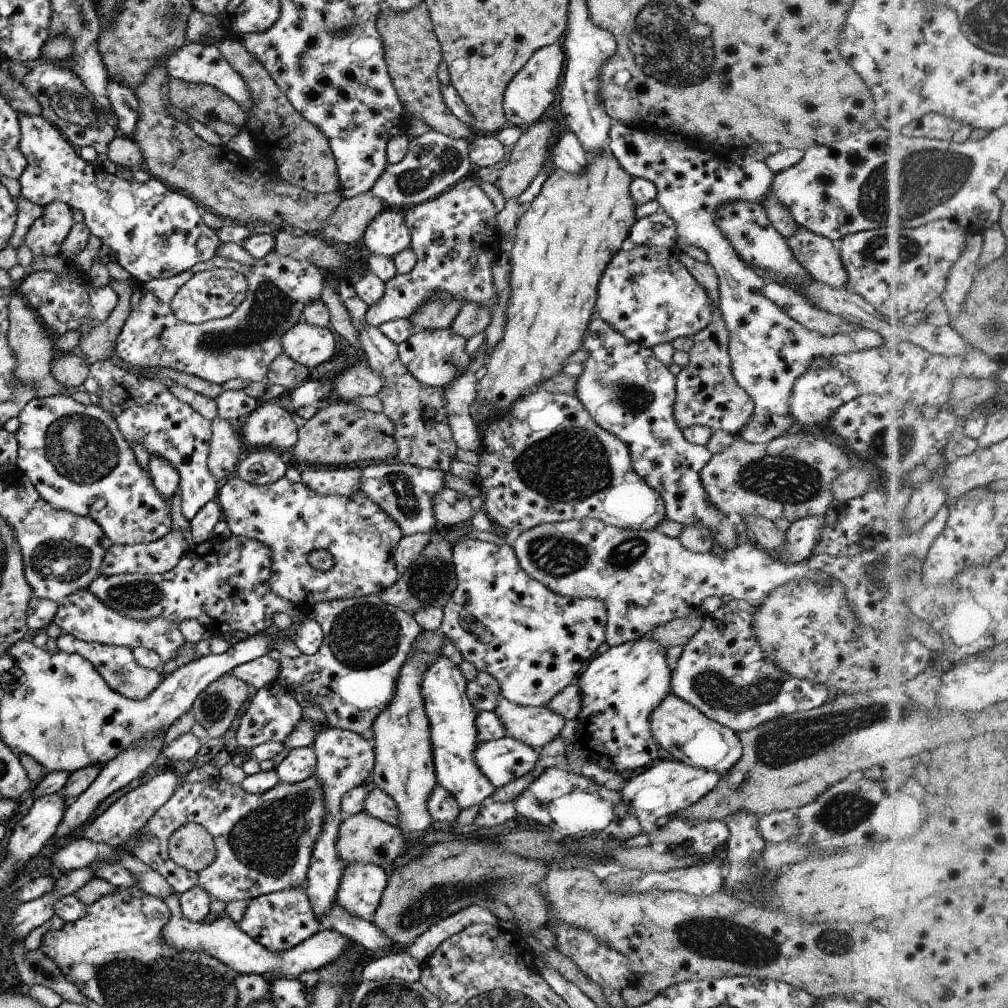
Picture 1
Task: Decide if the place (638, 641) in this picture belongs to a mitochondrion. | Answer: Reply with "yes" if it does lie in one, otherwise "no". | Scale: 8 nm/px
no

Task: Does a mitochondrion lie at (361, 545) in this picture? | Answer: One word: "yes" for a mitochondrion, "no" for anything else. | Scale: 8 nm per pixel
no

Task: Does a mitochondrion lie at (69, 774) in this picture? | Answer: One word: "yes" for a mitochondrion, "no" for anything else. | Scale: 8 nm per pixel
no

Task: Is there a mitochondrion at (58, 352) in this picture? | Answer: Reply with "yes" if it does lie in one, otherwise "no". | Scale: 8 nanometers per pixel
no

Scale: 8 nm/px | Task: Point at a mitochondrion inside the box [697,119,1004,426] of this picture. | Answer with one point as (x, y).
(900, 196)

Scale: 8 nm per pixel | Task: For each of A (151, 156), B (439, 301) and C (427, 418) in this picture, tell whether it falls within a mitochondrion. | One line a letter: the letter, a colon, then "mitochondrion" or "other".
A: other
B: mitochondrion
C: other

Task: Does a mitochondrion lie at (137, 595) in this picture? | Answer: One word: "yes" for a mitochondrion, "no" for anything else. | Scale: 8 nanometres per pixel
yes

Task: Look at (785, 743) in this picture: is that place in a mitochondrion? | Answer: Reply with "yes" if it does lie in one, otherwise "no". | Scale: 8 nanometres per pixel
yes

